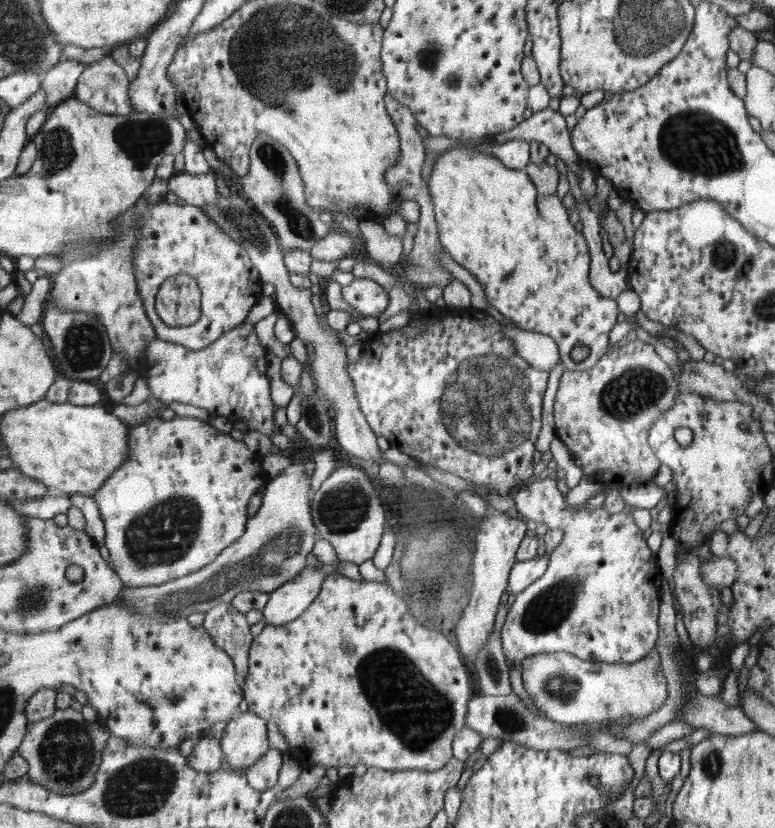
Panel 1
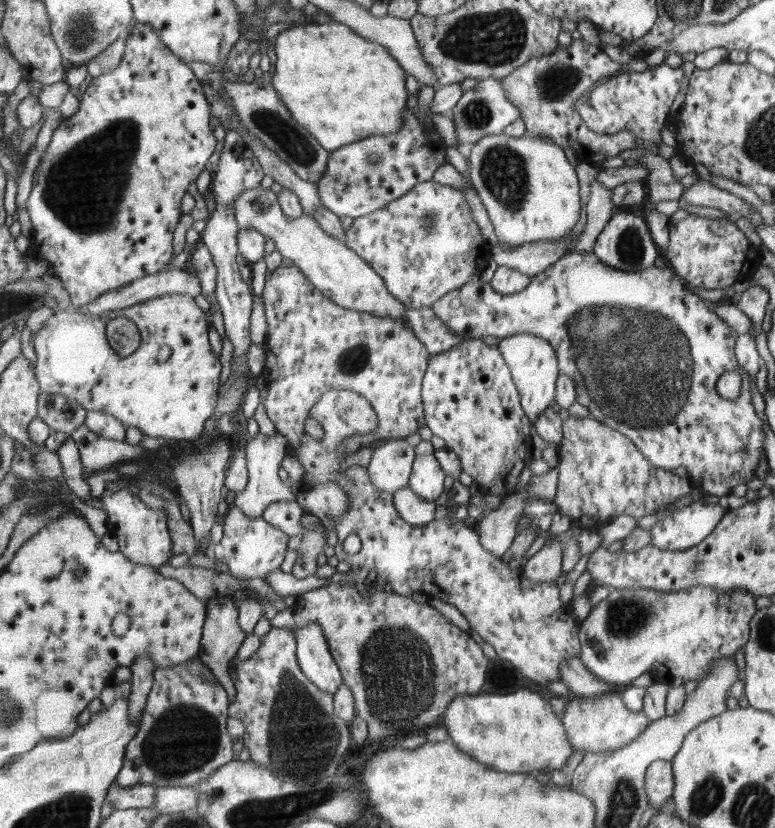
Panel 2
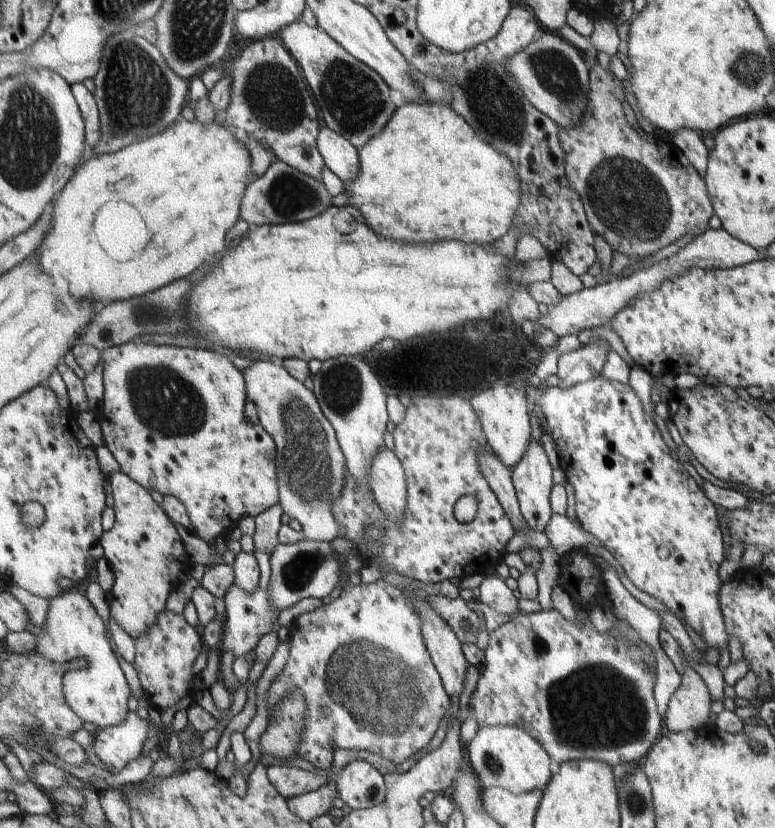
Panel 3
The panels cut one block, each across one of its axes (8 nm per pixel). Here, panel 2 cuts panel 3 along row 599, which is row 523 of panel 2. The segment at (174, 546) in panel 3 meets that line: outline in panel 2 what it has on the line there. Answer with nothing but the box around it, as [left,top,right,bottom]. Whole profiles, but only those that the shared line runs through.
[99,487,172,567]

